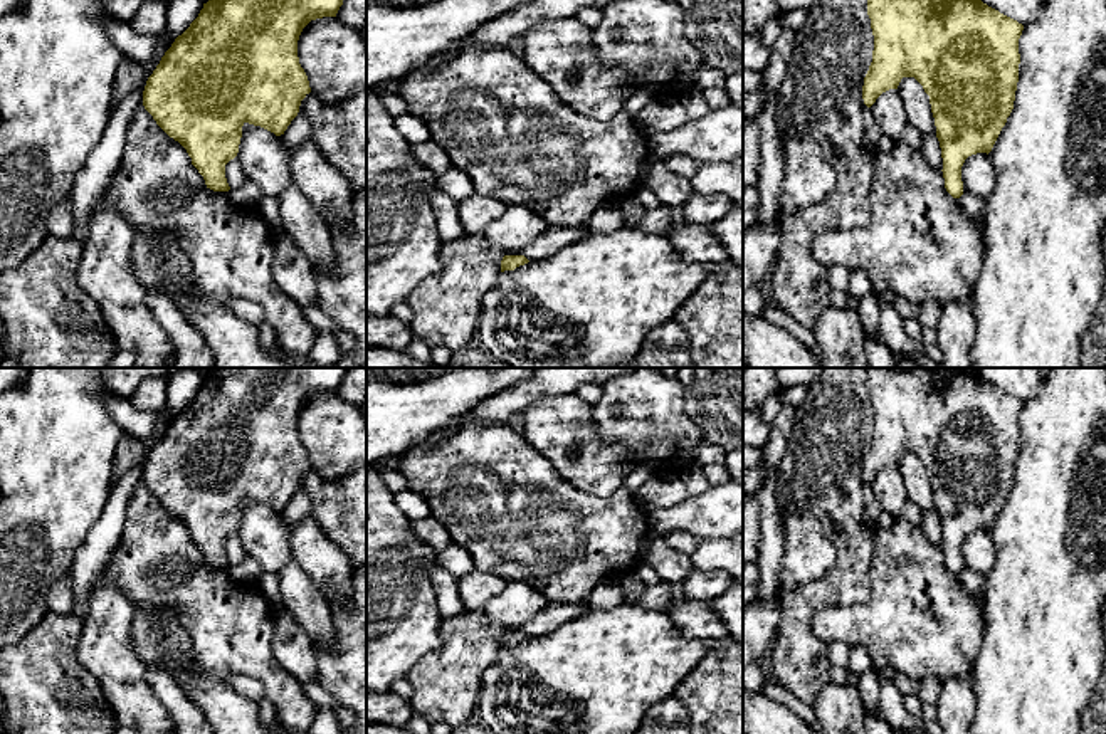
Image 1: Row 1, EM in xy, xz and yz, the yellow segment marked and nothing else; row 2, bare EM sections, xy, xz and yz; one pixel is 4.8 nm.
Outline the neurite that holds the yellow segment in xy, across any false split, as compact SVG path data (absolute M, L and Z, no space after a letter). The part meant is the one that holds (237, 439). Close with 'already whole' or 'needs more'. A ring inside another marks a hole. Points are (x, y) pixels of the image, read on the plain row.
M217 368L165 428L146 457L143 482L156 501L187 526L207 564L230 566L225 541L239 529L245 499L281 512L298 492L301 477L311 469L298 433L299 412L311 396L336 393L345 373L346 368Z | already whole

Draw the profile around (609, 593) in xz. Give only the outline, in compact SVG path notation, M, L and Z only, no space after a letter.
M608 578L600 581L590 598L588 598L588 608L592 610L612 610L622 603L625 603L625 593L622 590L620 581Z

